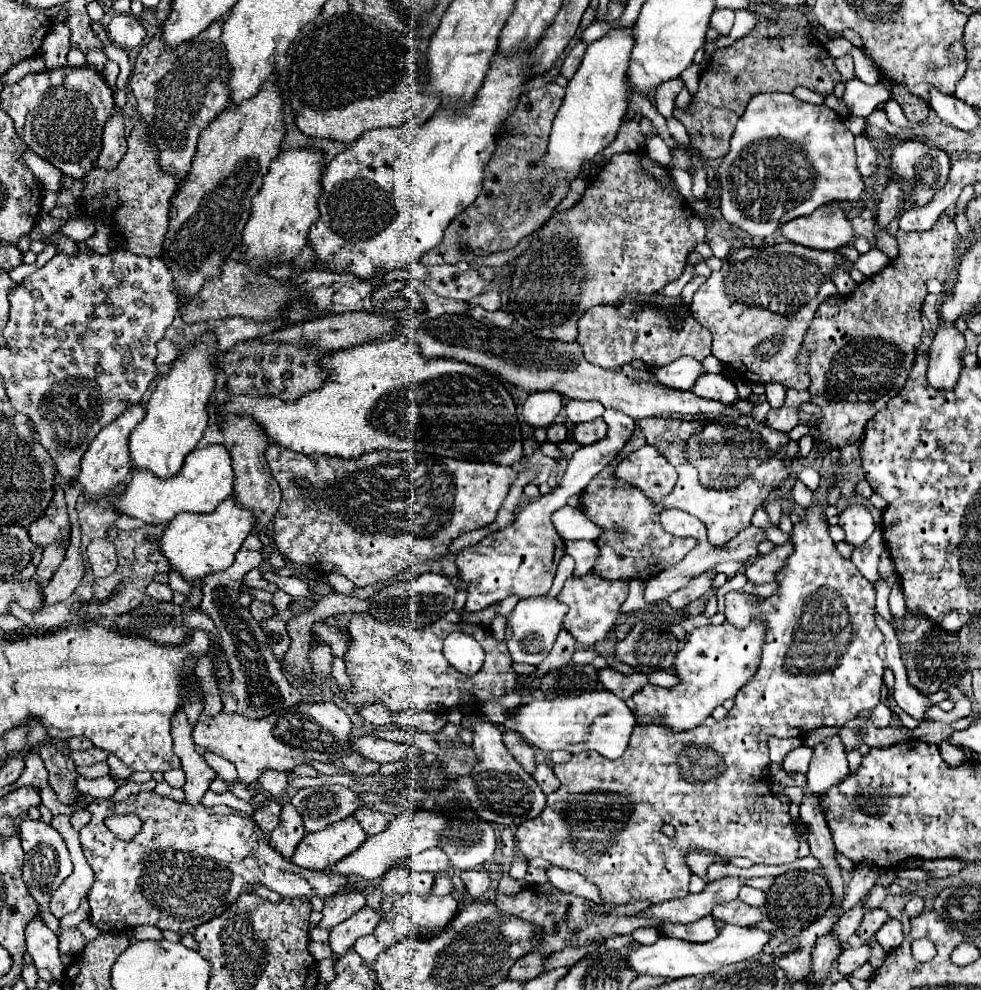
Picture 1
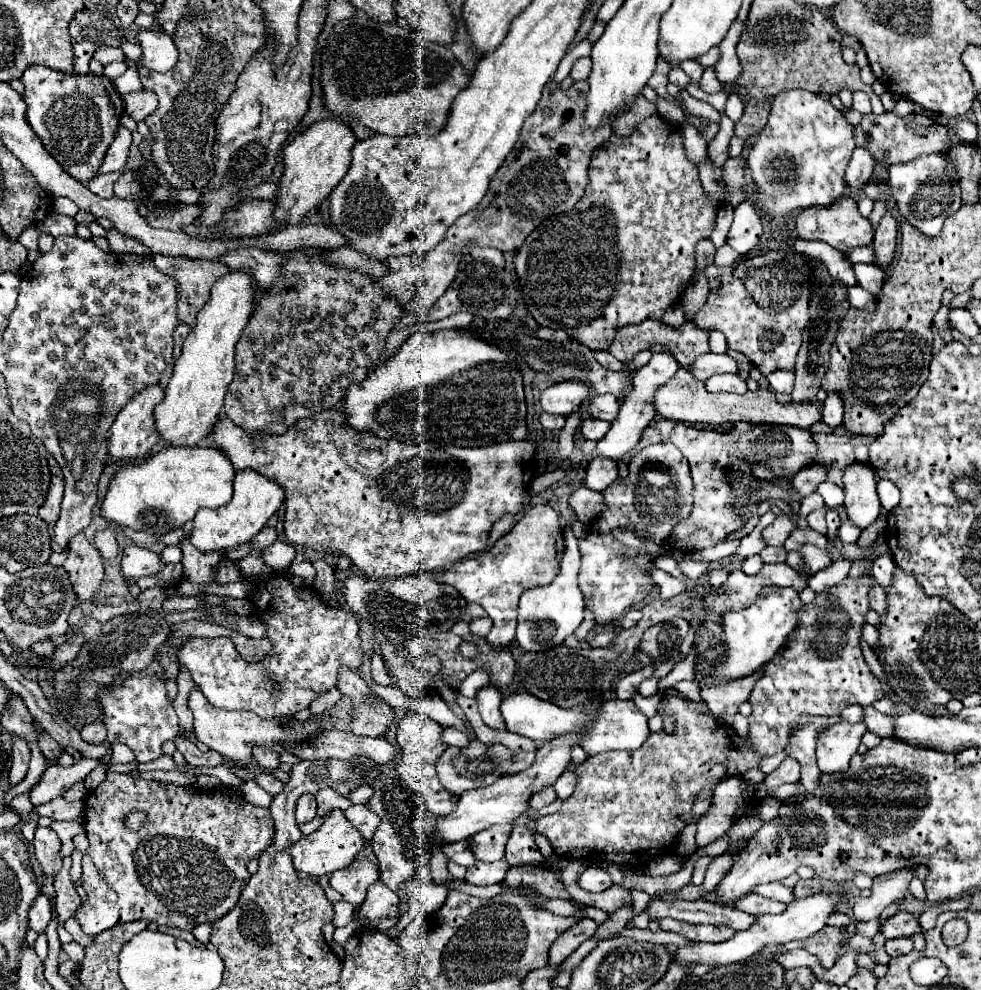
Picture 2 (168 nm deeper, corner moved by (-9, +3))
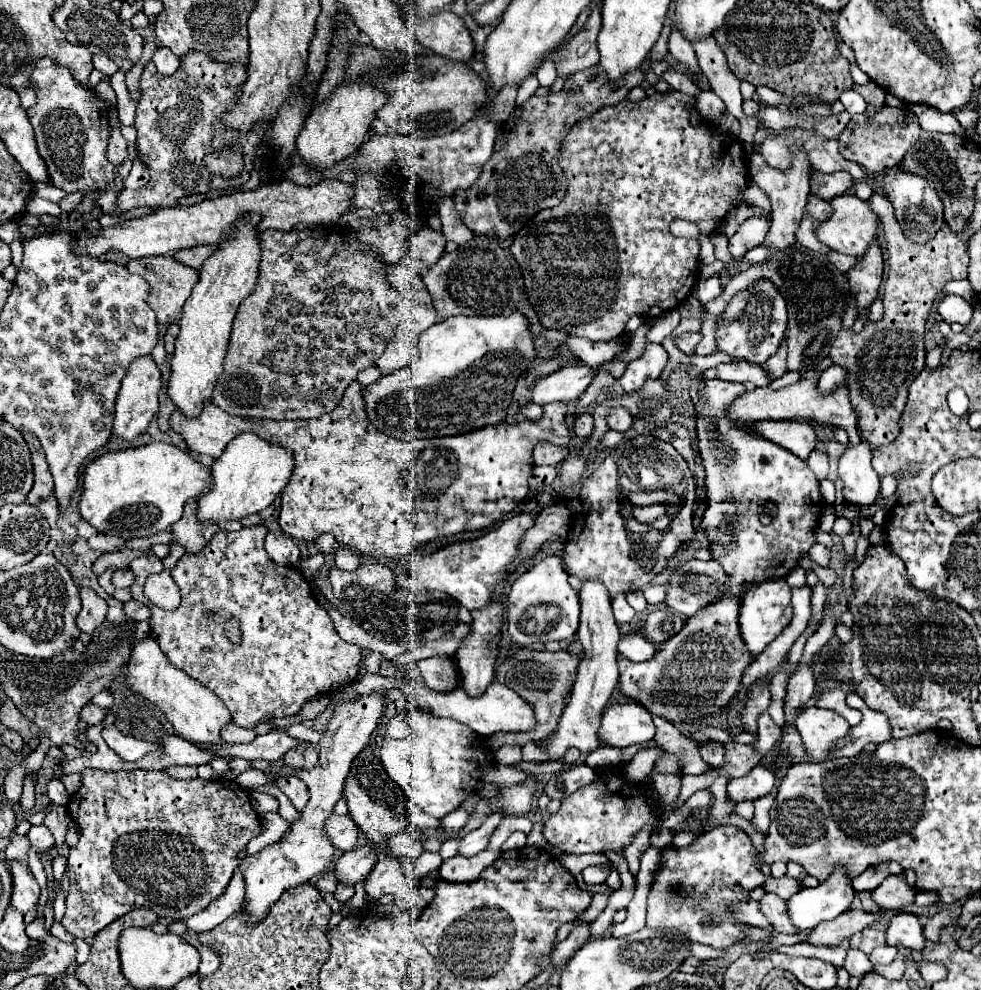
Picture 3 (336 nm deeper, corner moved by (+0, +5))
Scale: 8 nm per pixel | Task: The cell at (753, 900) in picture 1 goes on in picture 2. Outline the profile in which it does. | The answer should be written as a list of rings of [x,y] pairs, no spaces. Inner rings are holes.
[[[772,881],[772,883],[762,883],[760,887],[756,887],[756,893],[762,895],[762,897],[768,897],[768,899],[776,899],[776,901],[782,901],[782,903],[790,903],[794,899],[794,893],[790,887],[784,887],[782,883],[778,881]]]

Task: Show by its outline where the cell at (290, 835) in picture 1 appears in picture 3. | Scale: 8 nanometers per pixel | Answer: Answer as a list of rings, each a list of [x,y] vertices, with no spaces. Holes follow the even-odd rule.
[[[291,775],[279,777],[277,787],[291,799],[291,803],[297,811],[303,811],[303,807],[309,801],[309,791],[307,791],[307,785],[299,777],[291,777]]]

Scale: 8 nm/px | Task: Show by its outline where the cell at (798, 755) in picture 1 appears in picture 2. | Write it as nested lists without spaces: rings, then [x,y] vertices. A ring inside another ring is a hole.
[[[786,757],[778,769],[774,769],[764,777],[766,789],[776,789],[784,783],[798,783],[798,781],[800,781],[800,765],[792,757]]]

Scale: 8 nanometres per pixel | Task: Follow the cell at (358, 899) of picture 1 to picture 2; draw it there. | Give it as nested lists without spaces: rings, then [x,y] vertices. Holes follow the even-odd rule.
[[[366,857],[354,859],[346,869],[334,871],[330,875],[330,887],[336,889],[344,901],[352,903],[354,907],[360,907],[366,897],[366,889],[378,881],[380,871],[378,865]]]

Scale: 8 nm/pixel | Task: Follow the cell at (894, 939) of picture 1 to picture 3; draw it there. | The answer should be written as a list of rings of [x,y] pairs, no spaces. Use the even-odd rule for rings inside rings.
[[[881,945],[881,947],[875,947],[869,955],[871,963],[877,965],[877,963],[891,963],[897,955],[897,947],[891,947],[891,945]]]

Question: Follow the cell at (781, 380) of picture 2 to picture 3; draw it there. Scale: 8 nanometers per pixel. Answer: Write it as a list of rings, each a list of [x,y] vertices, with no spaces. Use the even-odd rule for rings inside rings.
[[[783,341],[783,345],[781,345],[781,349],[765,363],[765,371],[767,371],[767,375],[771,377],[771,379],[781,379],[785,373],[787,373],[787,369],[785,369],[785,355],[787,355],[787,347],[785,347],[787,343]]]

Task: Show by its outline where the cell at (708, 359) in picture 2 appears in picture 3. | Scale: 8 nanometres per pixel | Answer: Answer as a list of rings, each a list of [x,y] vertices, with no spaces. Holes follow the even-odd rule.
[[[747,361],[739,363],[719,363],[713,369],[703,371],[705,379],[723,379],[723,381],[737,381],[737,383],[747,383],[753,381],[757,387],[767,387],[769,385],[769,377],[765,373],[763,367],[759,365],[751,365]]]

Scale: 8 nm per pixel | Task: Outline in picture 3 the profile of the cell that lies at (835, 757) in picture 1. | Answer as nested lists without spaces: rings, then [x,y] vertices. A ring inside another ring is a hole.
[[[819,707],[803,709],[795,725],[801,733],[807,755],[813,761],[825,761],[835,749],[835,741],[843,739],[851,729],[851,725],[839,713]]]

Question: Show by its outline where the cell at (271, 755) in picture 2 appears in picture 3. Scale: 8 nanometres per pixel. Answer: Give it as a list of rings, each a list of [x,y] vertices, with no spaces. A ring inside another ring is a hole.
[[[227,725],[223,731],[221,731],[221,737],[225,743],[251,743],[257,733],[253,729],[243,729],[243,727],[237,727],[237,725]]]

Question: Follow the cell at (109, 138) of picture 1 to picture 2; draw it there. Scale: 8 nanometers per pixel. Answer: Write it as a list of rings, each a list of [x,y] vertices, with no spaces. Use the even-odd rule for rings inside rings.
[[[118,171],[118,173],[108,173],[108,175],[98,175],[98,177],[94,177],[90,183],[88,183],[88,189],[94,193],[94,195],[98,195],[98,197],[104,197],[104,199],[110,199],[110,197],[114,197],[114,191],[112,191],[112,187],[114,187],[114,183],[116,183],[116,179],[122,175],[122,171]]]

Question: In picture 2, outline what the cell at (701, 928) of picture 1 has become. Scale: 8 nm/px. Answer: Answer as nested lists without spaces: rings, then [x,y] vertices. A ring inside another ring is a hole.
[[[658,919],[658,925],[662,931],[676,931],[680,935],[684,935],[690,941],[702,941],[702,943],[722,943],[734,937],[736,931],[732,931],[730,927],[718,927],[718,925],[690,925],[684,921],[676,921],[676,919]]]

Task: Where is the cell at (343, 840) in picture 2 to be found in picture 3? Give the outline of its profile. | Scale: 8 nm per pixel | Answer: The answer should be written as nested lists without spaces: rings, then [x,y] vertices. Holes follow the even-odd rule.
[[[373,691],[369,695],[355,697],[349,703],[343,703],[339,695],[331,695],[331,707],[333,707],[333,717],[329,721],[327,733],[319,741],[319,763],[317,767],[309,771],[297,771],[311,793],[309,805],[301,811],[301,819],[291,825],[291,829],[285,833],[283,839],[277,843],[265,847],[261,853],[253,857],[245,857],[241,861],[241,869],[245,875],[245,913],[249,915],[247,921],[255,923],[261,917],[267,915],[269,907],[281,897],[281,893],[293,885],[301,885],[305,881],[311,881],[313,877],[321,875],[329,865],[331,857],[335,855],[335,845],[331,845],[331,839],[323,833],[323,825],[327,817],[333,813],[335,803],[343,797],[345,789],[345,779],[347,773],[351,771],[351,761],[369,745],[369,737],[373,729],[377,727],[377,719],[383,713],[385,705],[385,695],[383,691]]]

